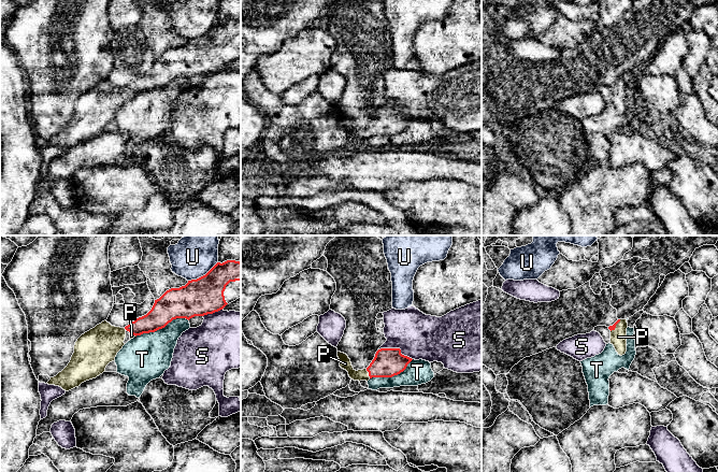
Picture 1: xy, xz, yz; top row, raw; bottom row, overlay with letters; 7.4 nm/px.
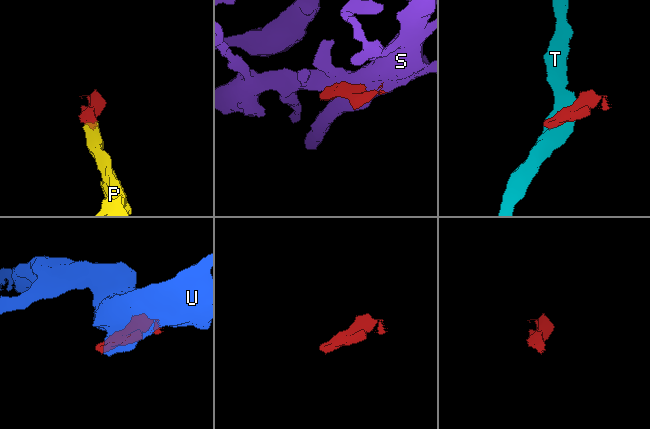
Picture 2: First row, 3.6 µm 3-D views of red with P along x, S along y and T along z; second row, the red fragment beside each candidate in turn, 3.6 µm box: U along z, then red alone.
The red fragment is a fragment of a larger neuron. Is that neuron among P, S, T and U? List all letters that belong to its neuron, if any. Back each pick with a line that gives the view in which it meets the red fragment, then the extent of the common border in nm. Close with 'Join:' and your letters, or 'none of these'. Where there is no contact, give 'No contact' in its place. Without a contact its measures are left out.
P: Touches red in xz. Shared border 80 nm
Join: P

